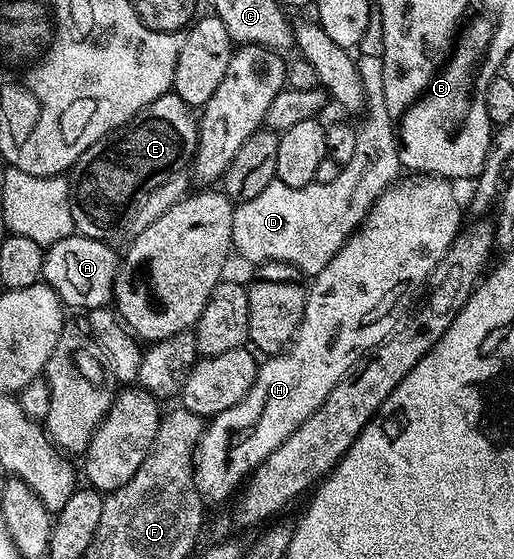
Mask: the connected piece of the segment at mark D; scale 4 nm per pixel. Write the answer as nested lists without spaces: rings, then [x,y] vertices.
[[[377,52],[357,58],[360,83],[365,97],[362,122],[356,125],[355,152],[332,183],[315,188],[288,187],[277,179],[268,183],[256,199],[235,204],[232,215],[233,248],[246,261],[283,261],[295,265],[299,273],[313,275],[342,250],[346,240],[361,225],[376,198],[399,178],[402,166],[399,159],[396,123],[390,118],[384,99],[384,63]]]

